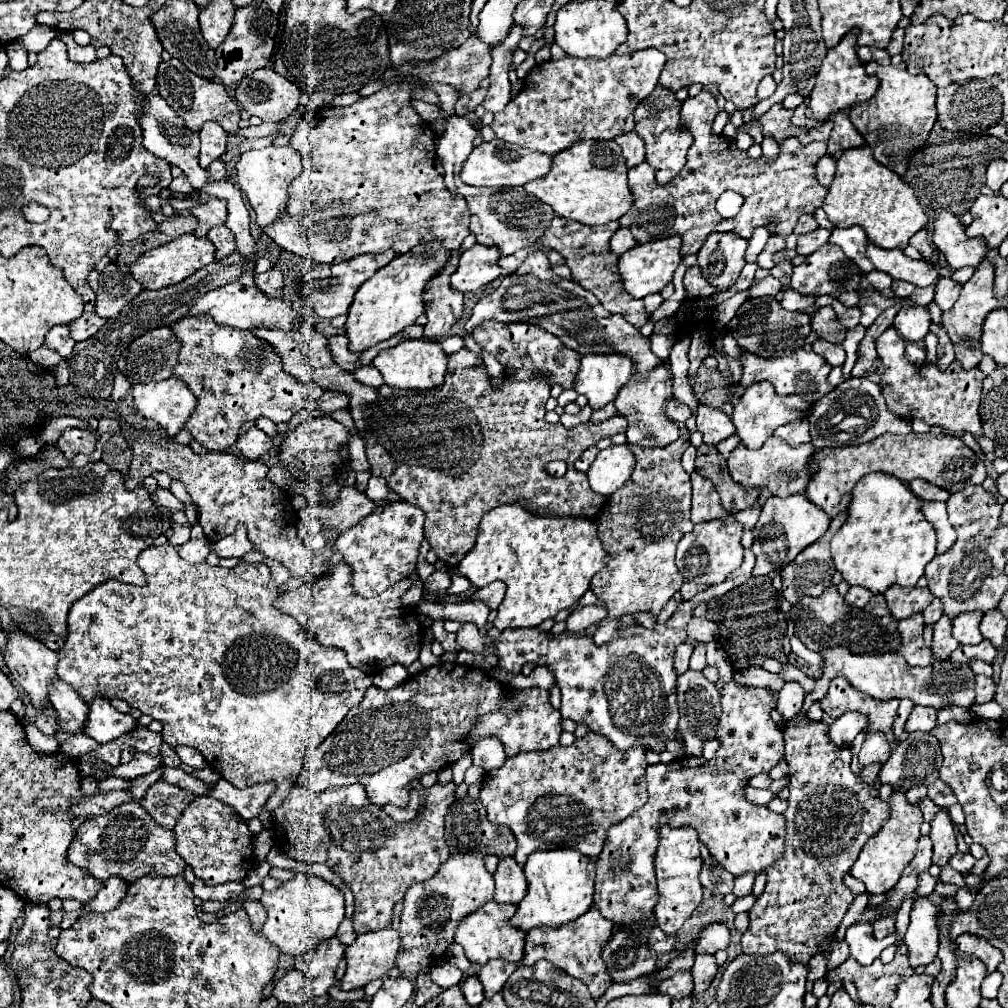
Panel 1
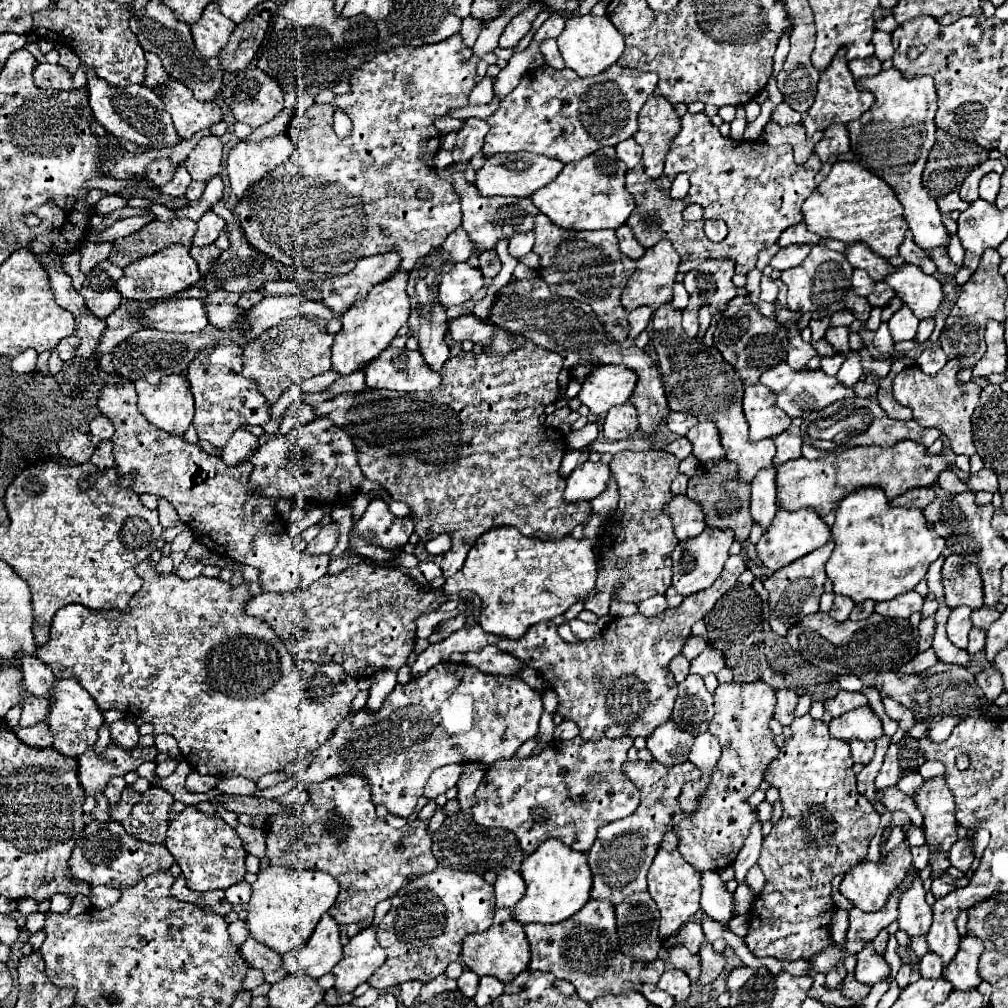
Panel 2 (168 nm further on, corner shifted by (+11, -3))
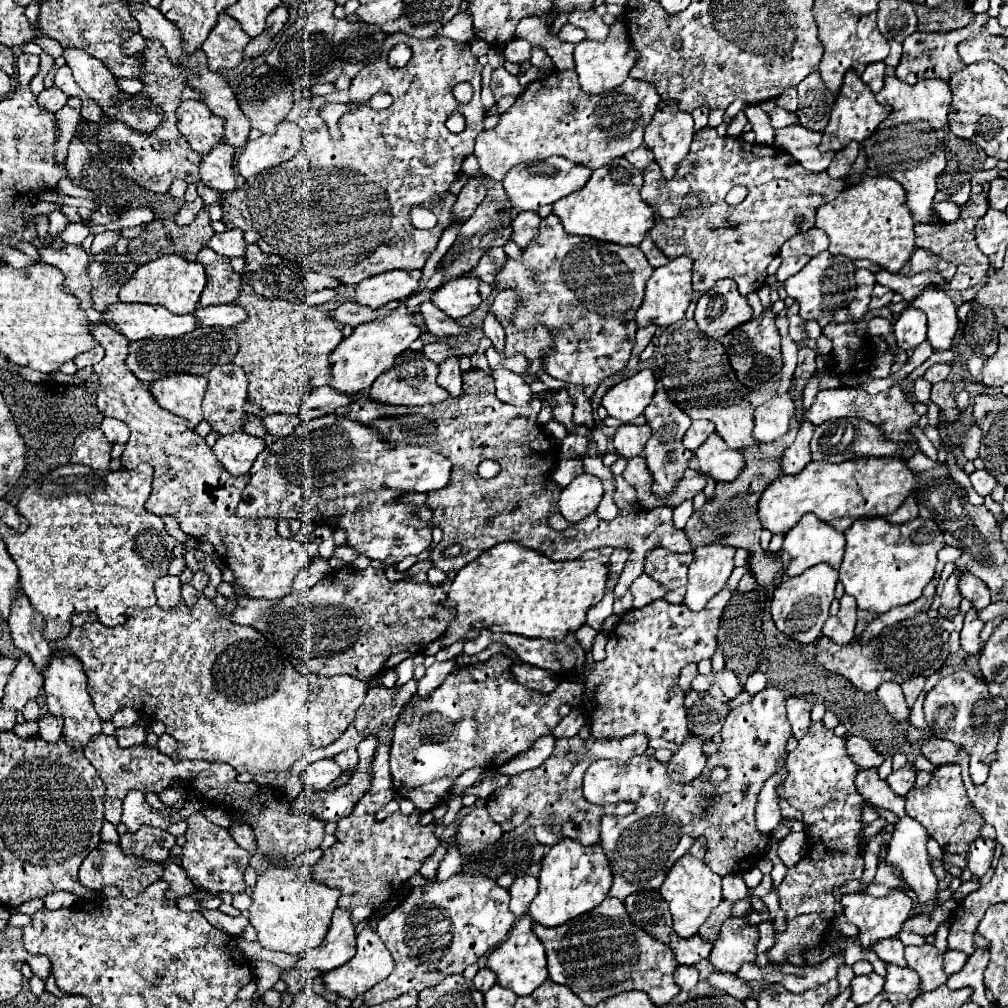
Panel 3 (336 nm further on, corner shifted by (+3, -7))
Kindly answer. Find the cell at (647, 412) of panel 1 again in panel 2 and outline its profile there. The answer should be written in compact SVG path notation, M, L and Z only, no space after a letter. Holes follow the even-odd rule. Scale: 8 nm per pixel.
M632 405L612 407L608 411L608 421L604 421L604 437L610 441L630 439L638 433L638 417Z

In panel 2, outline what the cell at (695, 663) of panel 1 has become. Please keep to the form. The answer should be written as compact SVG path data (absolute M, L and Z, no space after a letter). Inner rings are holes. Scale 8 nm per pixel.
M706 647L706 651L700 655L700 657L696 657L694 661L692 661L692 665L690 665L690 671L692 673L696 673L696 675L700 675L700 677L706 677L706 675L710 675L710 673L718 673L718 671L722 671L724 669L724 661L722 661L722 655L714 649L714 647Z

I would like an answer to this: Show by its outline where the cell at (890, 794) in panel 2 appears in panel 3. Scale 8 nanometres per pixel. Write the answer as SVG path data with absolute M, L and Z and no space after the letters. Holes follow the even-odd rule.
M860 769L858 775L856 775L856 787L860 789L862 797L874 805L874 807L882 807L882 809L888 809L892 811L896 817L900 815L906 815L906 809L904 809L904 801L906 797L900 797L896 793L890 791L888 783L882 781L880 777L876 777L876 769Z

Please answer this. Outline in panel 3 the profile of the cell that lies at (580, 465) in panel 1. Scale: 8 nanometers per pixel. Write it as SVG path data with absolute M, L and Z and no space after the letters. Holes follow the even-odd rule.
M562 459L556 467L556 471L552 473L552 479L560 485L560 487L566 487L576 475L582 475L584 473L584 465L582 465L582 459Z

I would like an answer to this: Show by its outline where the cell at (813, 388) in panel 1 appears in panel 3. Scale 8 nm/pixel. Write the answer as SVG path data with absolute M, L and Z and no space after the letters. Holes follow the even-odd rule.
M894 385L892 389L878 393L878 395L870 395L864 389L850 389L850 387L836 387L836 389L824 389L818 391L814 403L806 409L804 413L806 421L810 421L812 425L820 425L828 419L838 419L838 417L858 417L858 419L868 419L870 423L876 423L884 435L888 439L894 441L914 441L906 431L918 423L920 415L914 413L912 409L912 401L908 397L908 391L900 389L898 385Z

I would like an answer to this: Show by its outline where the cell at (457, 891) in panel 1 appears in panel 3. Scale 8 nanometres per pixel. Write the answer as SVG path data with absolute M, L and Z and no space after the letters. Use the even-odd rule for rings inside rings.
M456 873L448 881L442 881L442 883L434 881L424 887L414 887L412 893L408 895L408 899L400 907L396 907L388 915L384 915L376 927L376 933L380 935L386 949L394 957L394 971L384 981L376 983L376 987L372 987L364 993L364 1003L366 1005L384 1003L384 1001L396 999L398 995L402 995L410 989L422 991L422 989L434 987L452 973L464 973L464 969L468 965L472 965L480 957L488 955L494 947L498 947L508 937L508 933L516 921L516 917L508 909L508 901L510 901L508 889L502 889L496 881L492 881L484 875Z

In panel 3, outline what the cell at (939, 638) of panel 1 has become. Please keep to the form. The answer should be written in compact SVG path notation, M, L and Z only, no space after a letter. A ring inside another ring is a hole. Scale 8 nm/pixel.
M924 675L912 677L912 679L908 679L908 681L902 683L902 691L904 691L904 697L906 697L908 707L914 705L914 701L916 701L916 697L922 693L924 685L926 685L926 677L924 677Z

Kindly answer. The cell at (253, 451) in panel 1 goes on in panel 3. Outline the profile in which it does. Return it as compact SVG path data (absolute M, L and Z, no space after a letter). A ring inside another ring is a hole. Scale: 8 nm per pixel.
M236 431L218 439L212 451L232 475L244 475L250 471L252 463L264 451L264 447L264 439Z

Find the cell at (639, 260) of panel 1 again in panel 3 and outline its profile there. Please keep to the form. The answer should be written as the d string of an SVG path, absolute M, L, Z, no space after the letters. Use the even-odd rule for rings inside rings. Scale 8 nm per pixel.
M686 255L670 259L664 267L658 267L654 271L654 275L650 277L648 285L646 285L644 301L642 301L640 309L636 311L638 327L644 327L648 323L654 323L654 325L660 325L660 327L668 327L668 325L684 319L688 303L692 301L690 277L692 277L692 259L688 259Z

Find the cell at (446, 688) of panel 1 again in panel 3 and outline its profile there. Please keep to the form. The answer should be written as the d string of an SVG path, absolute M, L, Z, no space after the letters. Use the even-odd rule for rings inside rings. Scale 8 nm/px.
M502 655L470 667L502 667L502 675L482 673L482 679L478 679L466 667L456 669L428 699L412 695L394 723L390 749L392 781L396 791L402 797L410 797L420 811L430 811L442 803L462 771L472 767L498 769L512 757L528 751L538 737L550 735L558 725L558 705L564 701L578 703L582 695L582 687L578 691L574 681L562 681L552 695L540 695L510 675L510 663Z

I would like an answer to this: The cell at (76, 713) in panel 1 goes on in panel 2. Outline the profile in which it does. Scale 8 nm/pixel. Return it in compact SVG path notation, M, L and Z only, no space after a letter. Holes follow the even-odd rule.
M20 653L20 669L24 673L24 687L28 693L32 695L40 695L40 697L48 697L52 693L52 685L54 685L54 675L50 671L50 667L46 667L44 663L40 663L40 659L36 655L26 655Z

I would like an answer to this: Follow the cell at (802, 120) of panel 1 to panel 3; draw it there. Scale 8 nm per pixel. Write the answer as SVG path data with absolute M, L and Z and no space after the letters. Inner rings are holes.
M776 107L776 109L770 113L770 119L772 119L772 127L774 127L774 129L798 123L798 115L794 115L792 111L786 111L786 109L782 109L782 107Z

